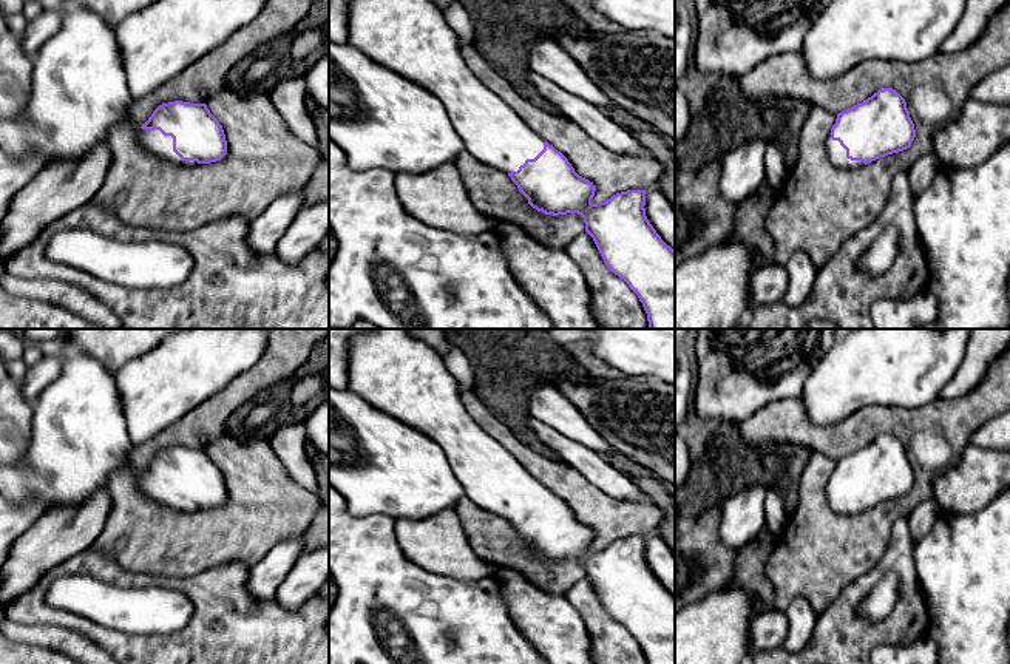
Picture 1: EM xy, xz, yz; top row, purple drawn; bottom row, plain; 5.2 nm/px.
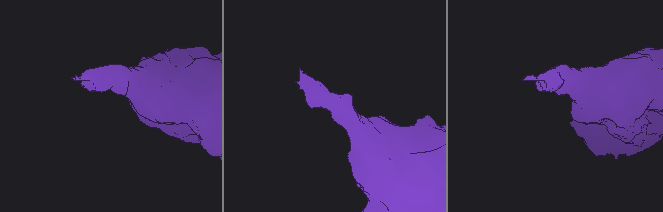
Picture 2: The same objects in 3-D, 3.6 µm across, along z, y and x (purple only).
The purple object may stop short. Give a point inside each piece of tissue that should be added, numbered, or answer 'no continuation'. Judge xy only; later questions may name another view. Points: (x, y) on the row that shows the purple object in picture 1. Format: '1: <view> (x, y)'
1: xy (152, 141)

